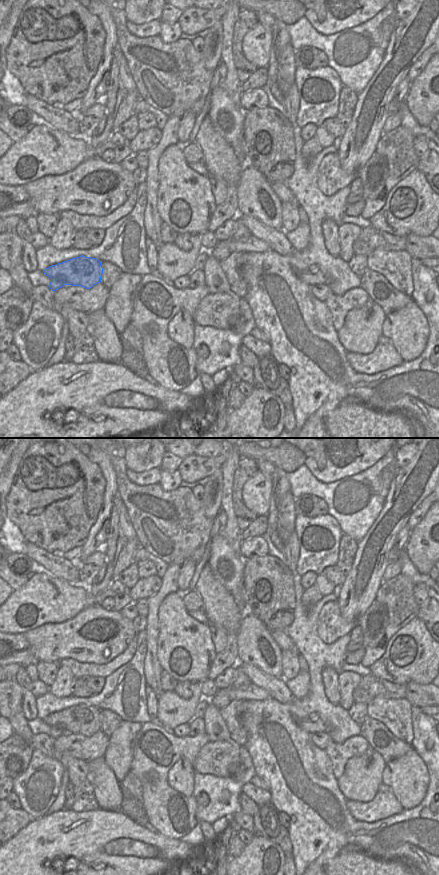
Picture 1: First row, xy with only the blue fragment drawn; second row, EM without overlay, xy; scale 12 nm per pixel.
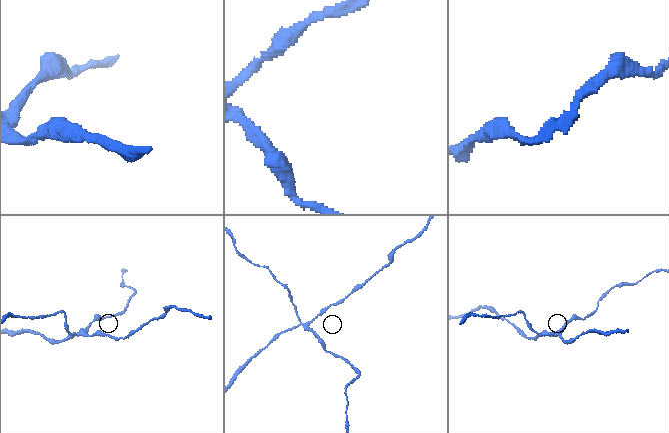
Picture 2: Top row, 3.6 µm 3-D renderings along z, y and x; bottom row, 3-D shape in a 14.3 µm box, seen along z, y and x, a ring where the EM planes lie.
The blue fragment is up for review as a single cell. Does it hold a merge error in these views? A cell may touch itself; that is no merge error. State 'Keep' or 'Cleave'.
Cleave

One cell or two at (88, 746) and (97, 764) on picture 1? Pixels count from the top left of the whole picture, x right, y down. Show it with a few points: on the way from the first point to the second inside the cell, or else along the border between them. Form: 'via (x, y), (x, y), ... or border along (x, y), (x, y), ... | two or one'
border along (103, 756), (96, 757), (88, 762) | two

